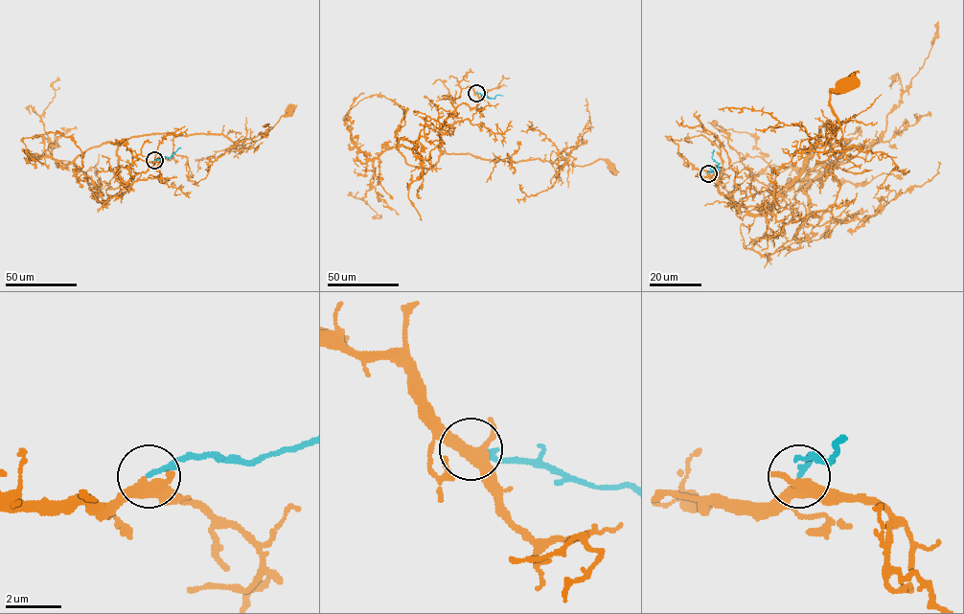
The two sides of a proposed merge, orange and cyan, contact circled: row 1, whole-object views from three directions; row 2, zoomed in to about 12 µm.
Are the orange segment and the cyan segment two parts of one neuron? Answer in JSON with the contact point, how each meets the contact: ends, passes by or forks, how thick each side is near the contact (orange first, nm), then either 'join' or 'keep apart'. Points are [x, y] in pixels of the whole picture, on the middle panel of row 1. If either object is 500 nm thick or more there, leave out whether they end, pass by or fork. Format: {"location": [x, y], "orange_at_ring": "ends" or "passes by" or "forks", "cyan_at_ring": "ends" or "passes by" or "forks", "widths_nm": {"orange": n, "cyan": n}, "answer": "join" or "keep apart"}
{"location": [476, 93], "orange_at_ring": "forks", "cyan_at_ring": "ends", "widths_nm": {"orange": 360, "cyan": 190}, "answer": "join"}

